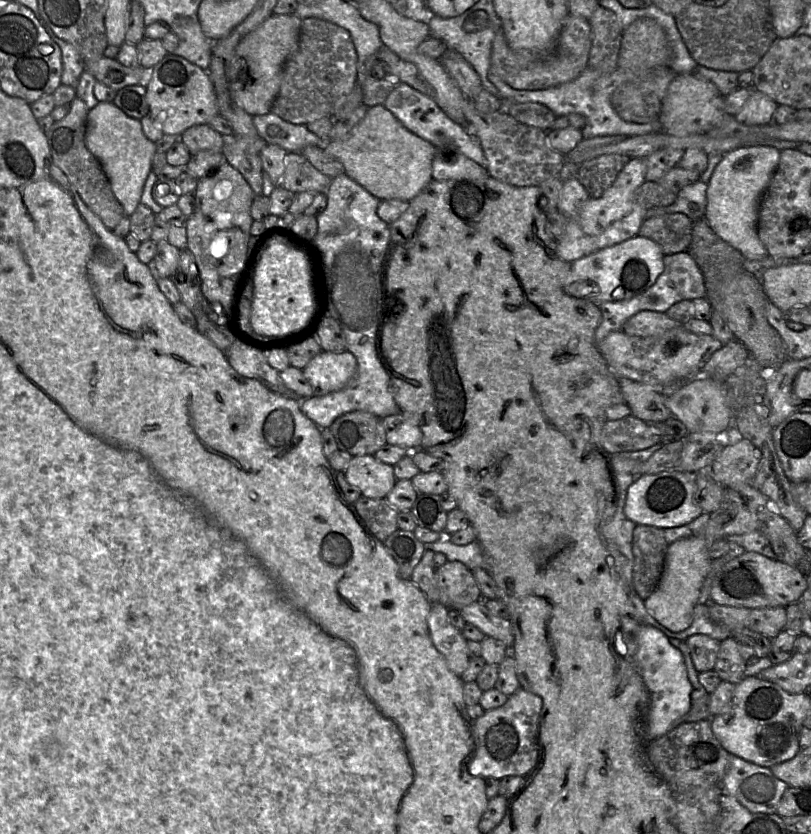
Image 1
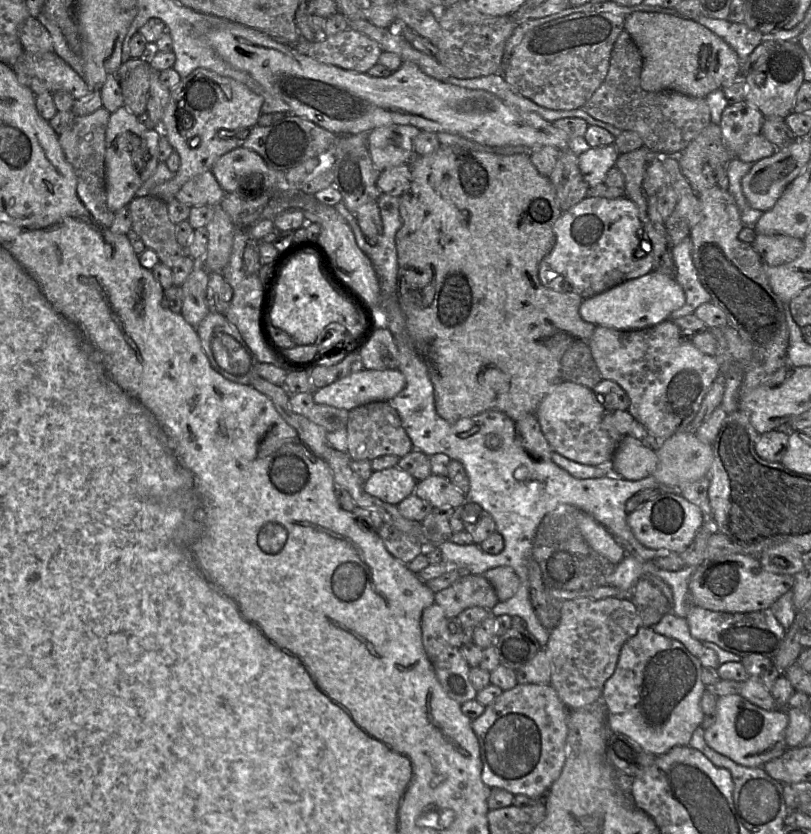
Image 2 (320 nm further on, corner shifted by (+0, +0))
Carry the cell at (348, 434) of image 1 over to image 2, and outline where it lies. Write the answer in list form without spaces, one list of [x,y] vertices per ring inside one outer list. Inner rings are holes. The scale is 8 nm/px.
[[[374,401],[350,410],[346,429],[351,460],[372,461],[385,455],[401,458],[414,449],[398,411],[388,401]]]

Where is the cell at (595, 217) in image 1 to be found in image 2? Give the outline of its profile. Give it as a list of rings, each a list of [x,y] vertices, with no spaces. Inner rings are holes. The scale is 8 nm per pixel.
[[[627,196],[614,199],[585,197],[560,215],[554,224],[554,235],[554,247],[539,266],[541,283],[552,290],[575,293],[586,299],[654,270],[653,250],[644,237],[638,209]]]

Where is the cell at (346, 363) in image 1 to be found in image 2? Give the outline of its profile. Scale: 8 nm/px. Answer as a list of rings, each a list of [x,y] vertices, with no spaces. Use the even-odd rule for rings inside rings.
[[[363,369],[315,390],[313,400],[345,410],[374,401],[390,401],[406,386],[406,378],[399,369]]]

